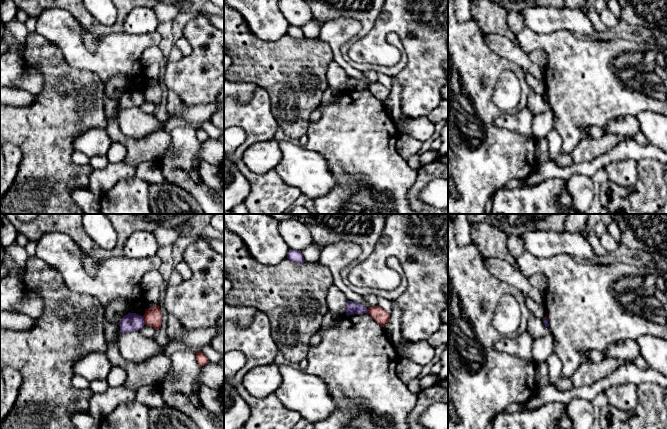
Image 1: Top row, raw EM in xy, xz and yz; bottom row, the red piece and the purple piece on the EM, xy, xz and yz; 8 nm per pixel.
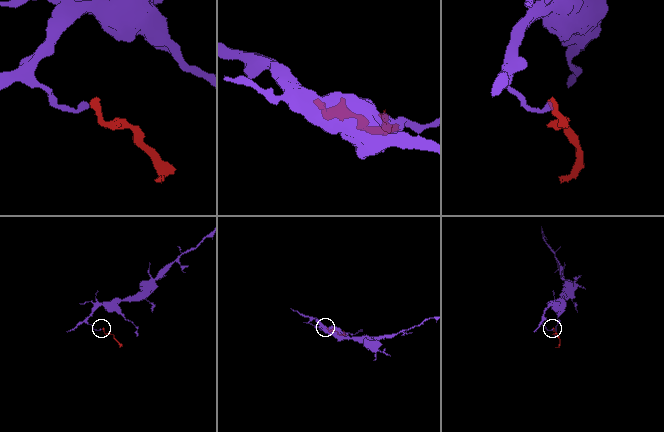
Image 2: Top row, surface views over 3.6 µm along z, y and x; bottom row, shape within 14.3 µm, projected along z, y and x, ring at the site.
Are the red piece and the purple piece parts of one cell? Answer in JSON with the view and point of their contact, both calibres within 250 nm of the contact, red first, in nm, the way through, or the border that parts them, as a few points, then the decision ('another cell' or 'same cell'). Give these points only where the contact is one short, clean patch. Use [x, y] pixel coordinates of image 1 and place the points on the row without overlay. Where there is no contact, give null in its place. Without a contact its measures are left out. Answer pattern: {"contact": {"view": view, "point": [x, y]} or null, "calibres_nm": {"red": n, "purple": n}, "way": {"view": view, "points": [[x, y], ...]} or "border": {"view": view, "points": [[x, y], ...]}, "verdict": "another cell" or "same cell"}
{"contact": {"view": "xy", "point": [144, 96]}, "calibres_nm": {"red": 140, "purple": 140}, "border": {"view": "xy", "points": [[142, 92], [145, 100]]}, "verdict": "another cell"}

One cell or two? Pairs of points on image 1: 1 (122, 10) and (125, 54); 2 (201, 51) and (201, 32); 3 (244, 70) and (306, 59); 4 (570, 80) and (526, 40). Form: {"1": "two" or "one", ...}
{"1": "two", "2": "one", "3": "one", "4": "one"}

